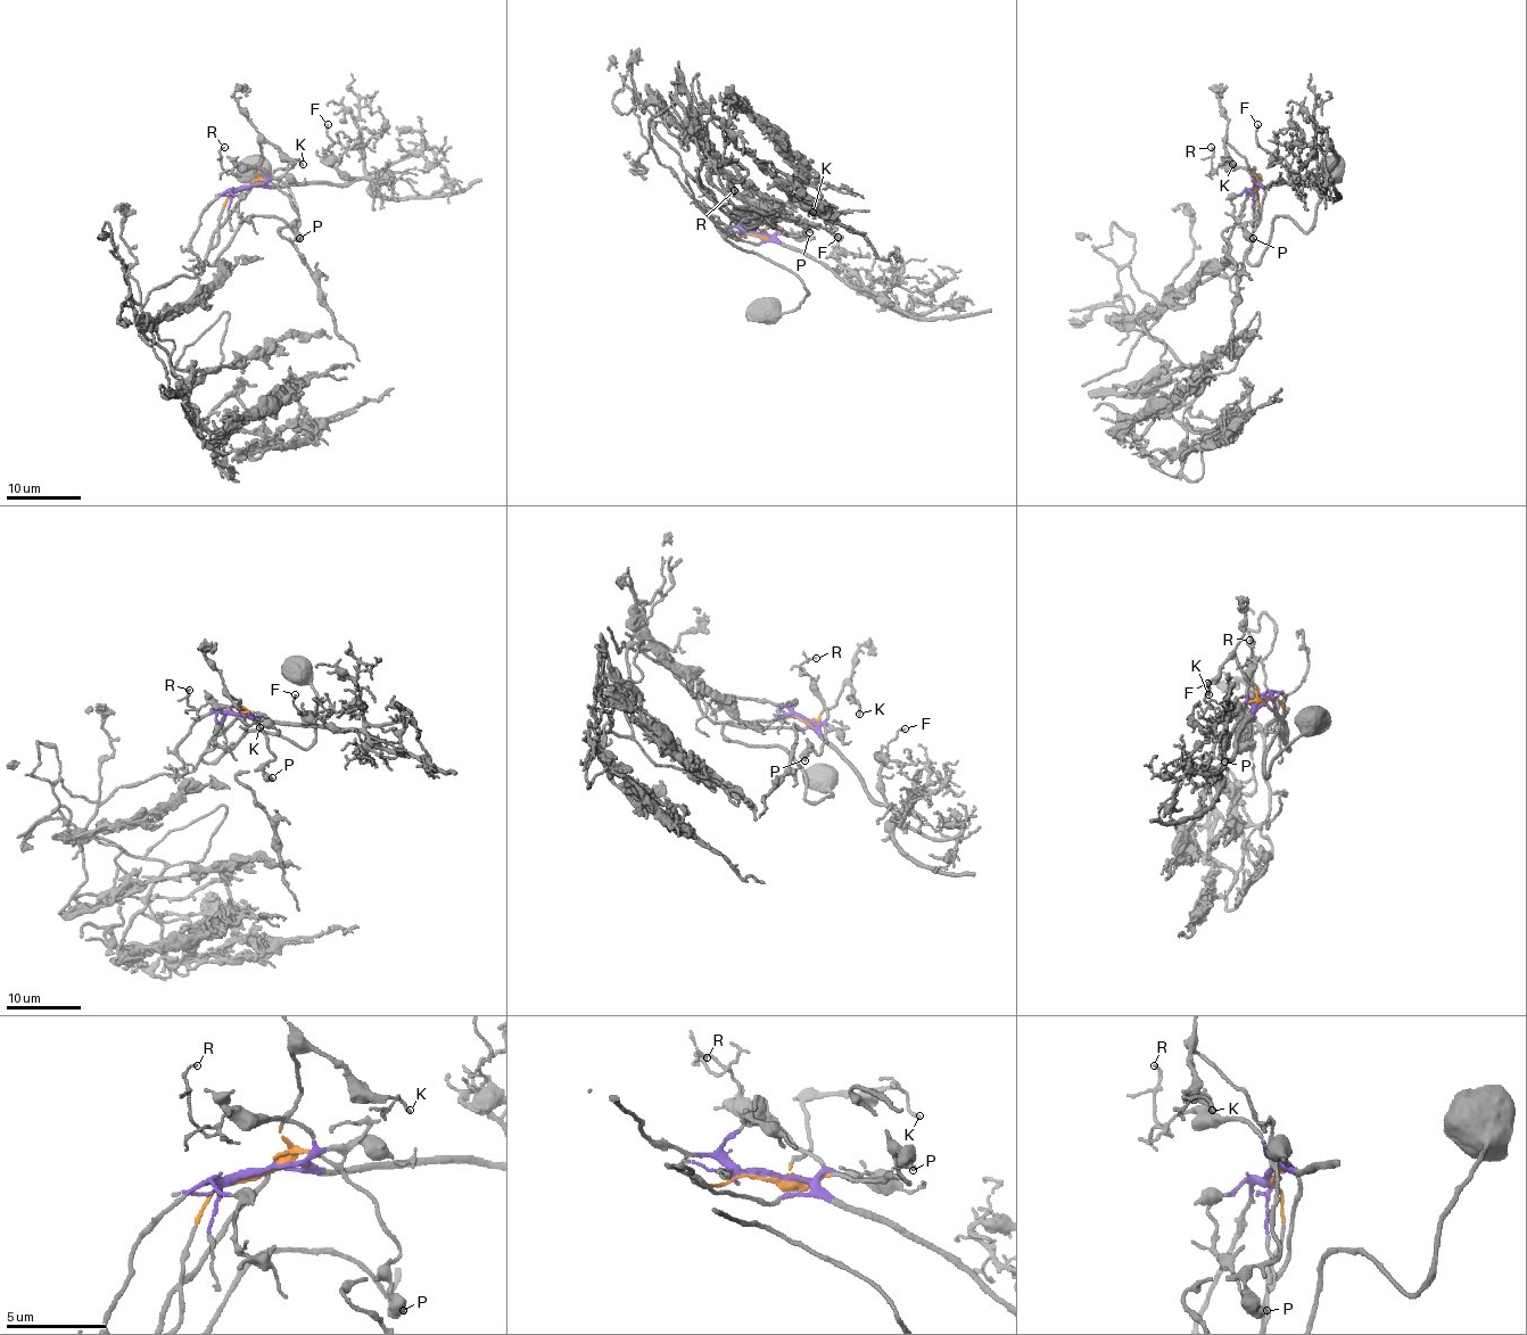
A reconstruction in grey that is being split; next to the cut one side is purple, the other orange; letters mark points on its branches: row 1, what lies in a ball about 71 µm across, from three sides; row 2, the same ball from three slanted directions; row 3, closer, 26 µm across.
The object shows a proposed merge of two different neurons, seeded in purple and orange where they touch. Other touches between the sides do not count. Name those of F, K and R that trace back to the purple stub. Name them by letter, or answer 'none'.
F, R

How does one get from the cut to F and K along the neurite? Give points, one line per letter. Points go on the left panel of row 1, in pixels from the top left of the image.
F: (245, 189), (348, 181), (352, 178), (347, 178), (328, 161), (332, 145), (327, 133), (328, 124)
K: (245, 189), (257, 175), (254, 170), (262, 159), (262, 142), (271, 142), (302, 164)

